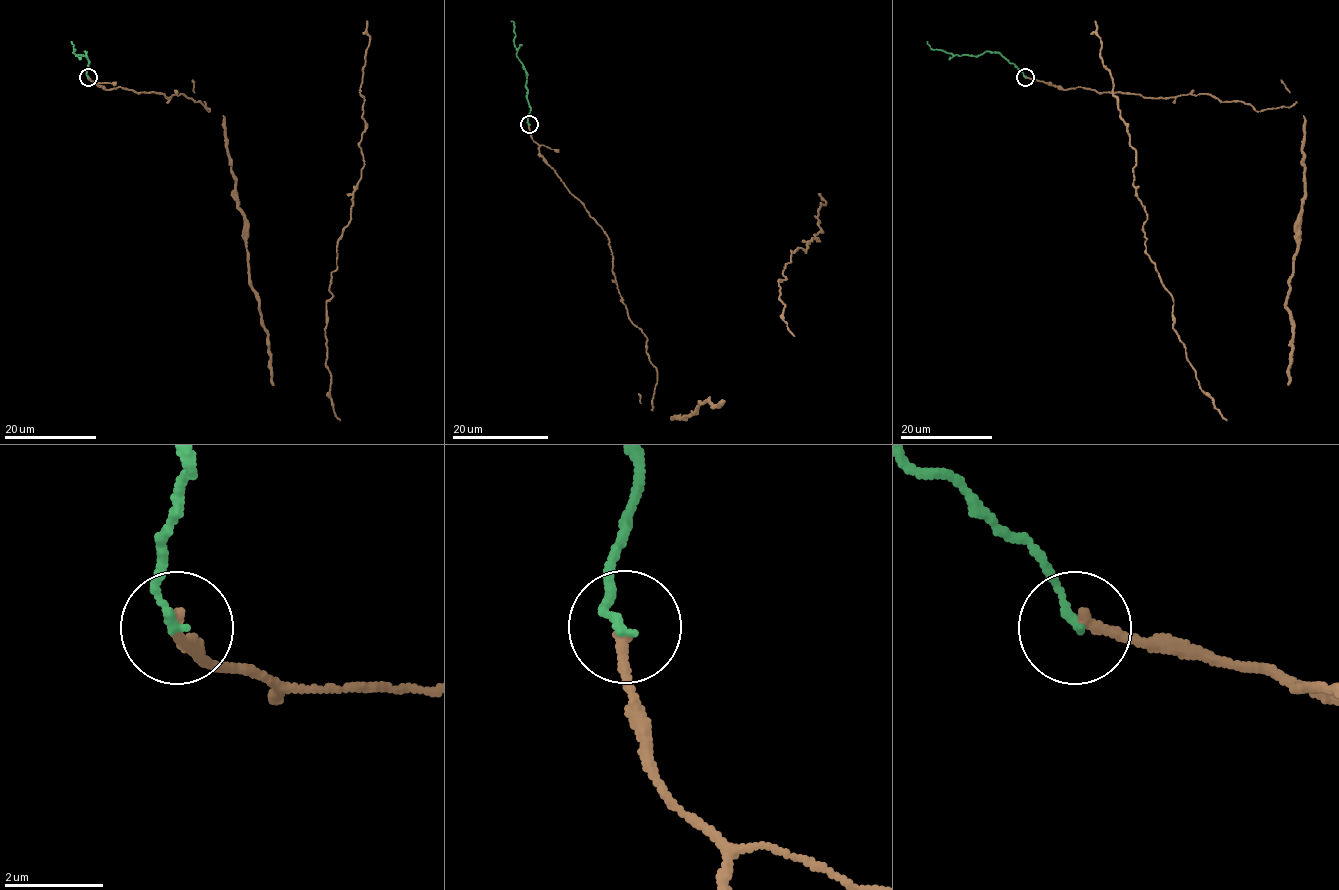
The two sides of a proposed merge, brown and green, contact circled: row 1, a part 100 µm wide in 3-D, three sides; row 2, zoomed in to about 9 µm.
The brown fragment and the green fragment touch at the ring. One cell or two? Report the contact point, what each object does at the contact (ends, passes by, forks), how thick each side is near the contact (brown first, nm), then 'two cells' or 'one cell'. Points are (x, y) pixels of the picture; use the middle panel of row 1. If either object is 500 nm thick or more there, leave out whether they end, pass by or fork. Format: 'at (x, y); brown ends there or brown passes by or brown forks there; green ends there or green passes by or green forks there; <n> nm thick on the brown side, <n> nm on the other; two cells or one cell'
at (529, 124); brown ends there; green ends there; 240 nm thick on the brown side, 150 nm on the other; two cells

